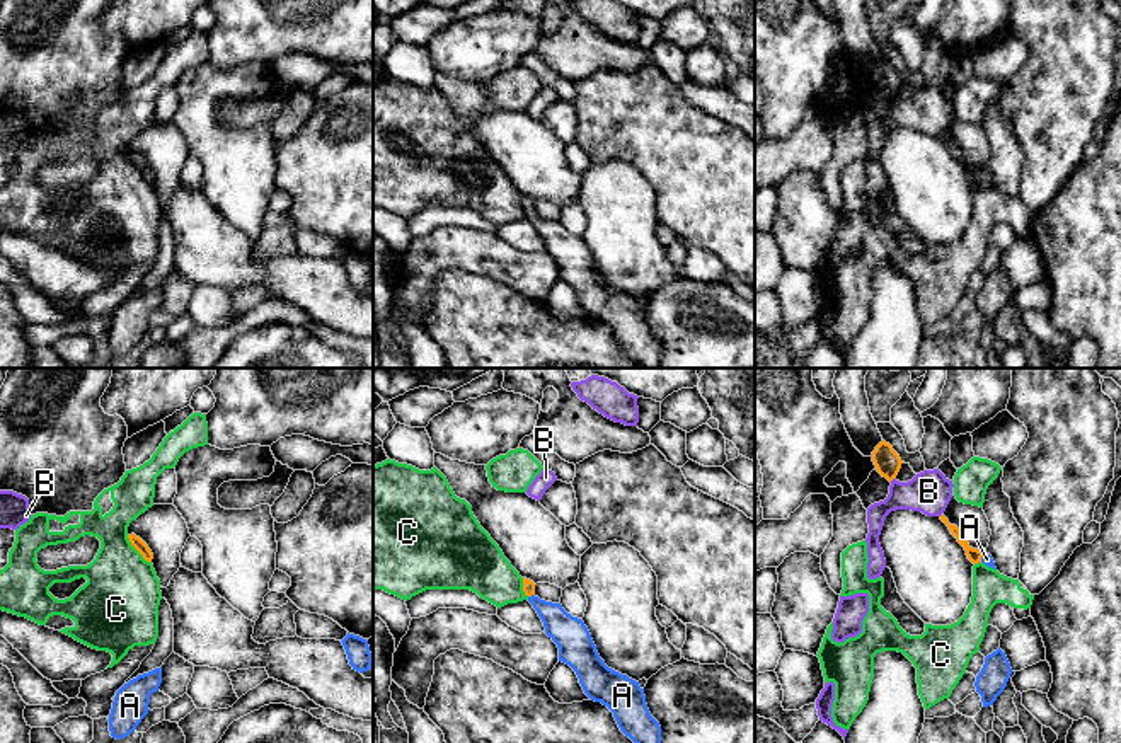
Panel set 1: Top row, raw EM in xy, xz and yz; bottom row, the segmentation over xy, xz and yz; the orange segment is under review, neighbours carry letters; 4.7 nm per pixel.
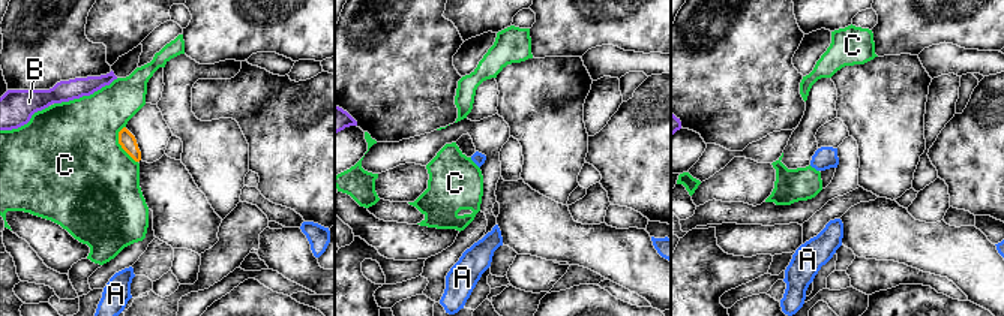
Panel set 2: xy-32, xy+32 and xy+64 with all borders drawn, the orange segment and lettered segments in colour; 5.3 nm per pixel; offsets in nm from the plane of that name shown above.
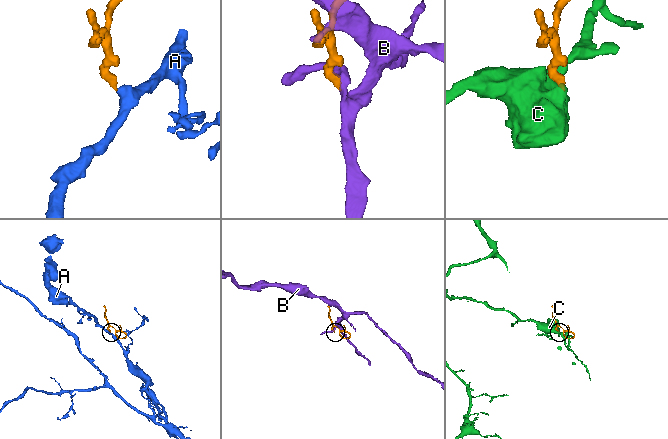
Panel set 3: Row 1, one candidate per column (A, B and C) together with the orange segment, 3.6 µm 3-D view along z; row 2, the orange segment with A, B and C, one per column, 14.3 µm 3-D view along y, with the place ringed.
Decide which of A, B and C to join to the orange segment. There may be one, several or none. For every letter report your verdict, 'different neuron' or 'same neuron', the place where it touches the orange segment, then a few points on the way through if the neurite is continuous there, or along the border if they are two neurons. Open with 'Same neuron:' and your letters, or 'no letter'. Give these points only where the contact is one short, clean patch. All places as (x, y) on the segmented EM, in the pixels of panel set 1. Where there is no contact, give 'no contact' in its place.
Same neuron: A
A: same neuron; meets orange in xz at (530, 595); runs through xz (528, 587), (530, 595), (568, 633)
B: different neuron; meets orange in yz at (891, 479)
C: different neuron; meets orange in xy at (137, 549); border along xy (126, 535), (130, 544), (150, 563)

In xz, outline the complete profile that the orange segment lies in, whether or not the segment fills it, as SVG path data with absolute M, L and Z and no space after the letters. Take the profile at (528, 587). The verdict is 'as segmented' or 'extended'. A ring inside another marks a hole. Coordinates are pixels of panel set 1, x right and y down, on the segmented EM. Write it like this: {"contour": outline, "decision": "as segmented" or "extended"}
{"contour": "M523 578L523 591L543 622L545 634L559 648L559 661L569 665L584 694L606 706L634 743L661 743L661 726L651 716L639 682L605 665L584 622L567 613L560 603L540 600L535 583Z", "decision": "extended"}

